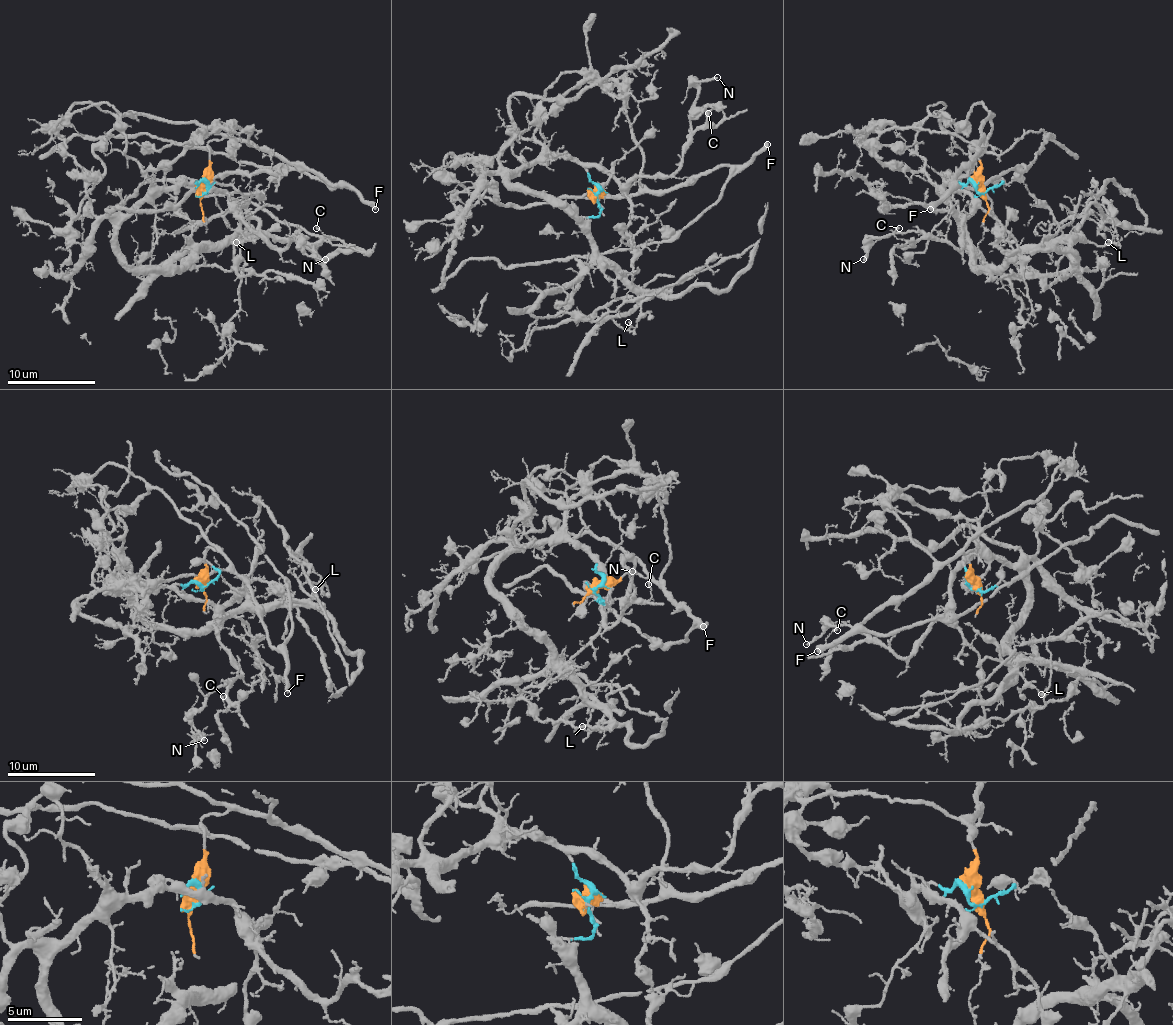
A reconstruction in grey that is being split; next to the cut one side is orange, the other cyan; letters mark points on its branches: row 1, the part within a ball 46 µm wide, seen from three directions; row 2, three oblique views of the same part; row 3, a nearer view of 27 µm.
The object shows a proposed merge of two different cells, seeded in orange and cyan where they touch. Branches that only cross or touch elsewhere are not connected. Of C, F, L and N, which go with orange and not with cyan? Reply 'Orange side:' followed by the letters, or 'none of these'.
Orange side: F

